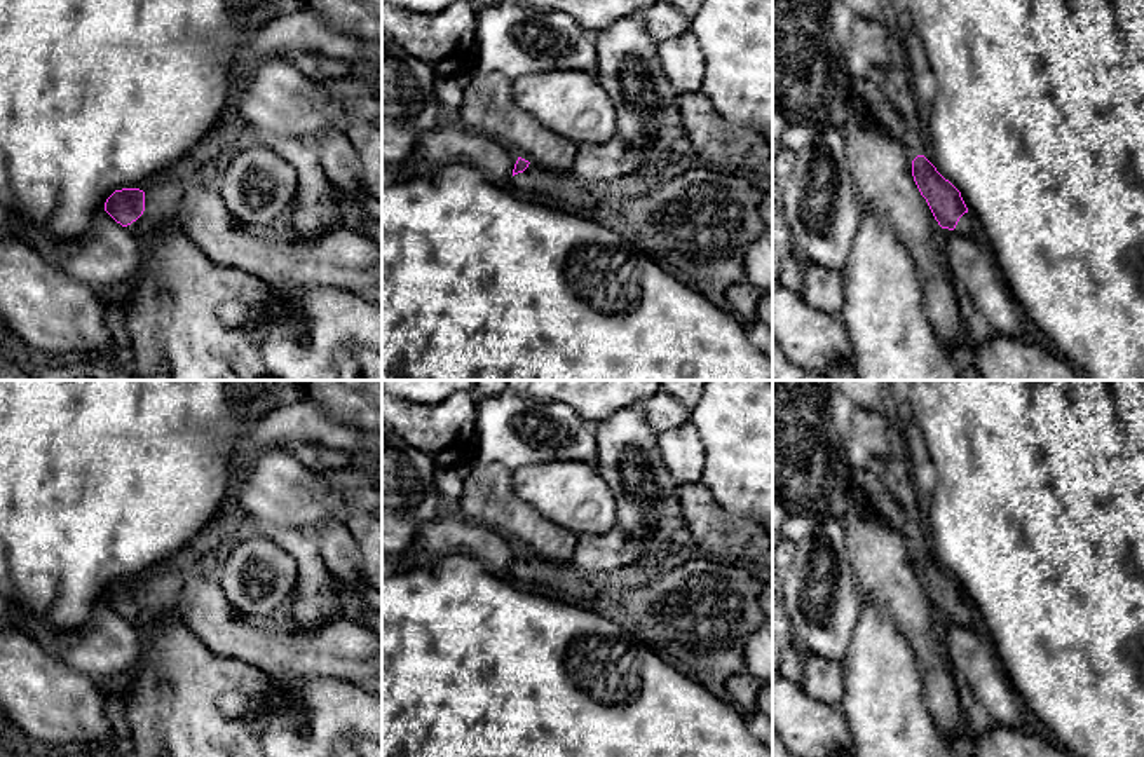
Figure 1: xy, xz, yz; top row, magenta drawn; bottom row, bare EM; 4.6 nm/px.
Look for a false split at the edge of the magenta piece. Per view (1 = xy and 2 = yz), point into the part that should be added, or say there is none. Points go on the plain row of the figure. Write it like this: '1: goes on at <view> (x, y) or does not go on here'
1: goes on at xy (152, 614)
2: goes on at yz (968, 616)

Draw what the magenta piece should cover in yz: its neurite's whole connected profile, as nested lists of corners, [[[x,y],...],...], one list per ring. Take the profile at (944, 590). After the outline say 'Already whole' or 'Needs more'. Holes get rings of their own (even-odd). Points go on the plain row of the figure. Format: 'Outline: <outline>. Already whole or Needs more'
Outline: [[[924,546],[912,551],[912,567],[942,619],[956,621],[987,644],[992,644],[980,612],[968,604],[961,583]]]. Needs more

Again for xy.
Outline: [[[140,579],[115,581],[105,593],[105,602],[126,617],[145,638],[166,621],[176,617],[176,610],[167,600],[145,600],[145,583]]]. Needs more

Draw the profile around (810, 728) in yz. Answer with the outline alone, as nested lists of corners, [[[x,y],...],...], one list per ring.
[[[773,672],[773,729],[795,755],[853,757],[853,738],[841,706],[818,701],[780,672]]]

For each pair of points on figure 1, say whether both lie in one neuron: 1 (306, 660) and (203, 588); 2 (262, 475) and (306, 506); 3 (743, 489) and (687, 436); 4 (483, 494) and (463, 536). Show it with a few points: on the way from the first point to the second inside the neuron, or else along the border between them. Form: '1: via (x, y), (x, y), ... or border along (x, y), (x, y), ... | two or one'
1: via (278, 649), (246, 641), (222, 616) | one
2: via (272, 485), (295, 496) | one
3: via (733, 475), (701, 447) | one
4: border along (456, 510), (508, 536) | two

